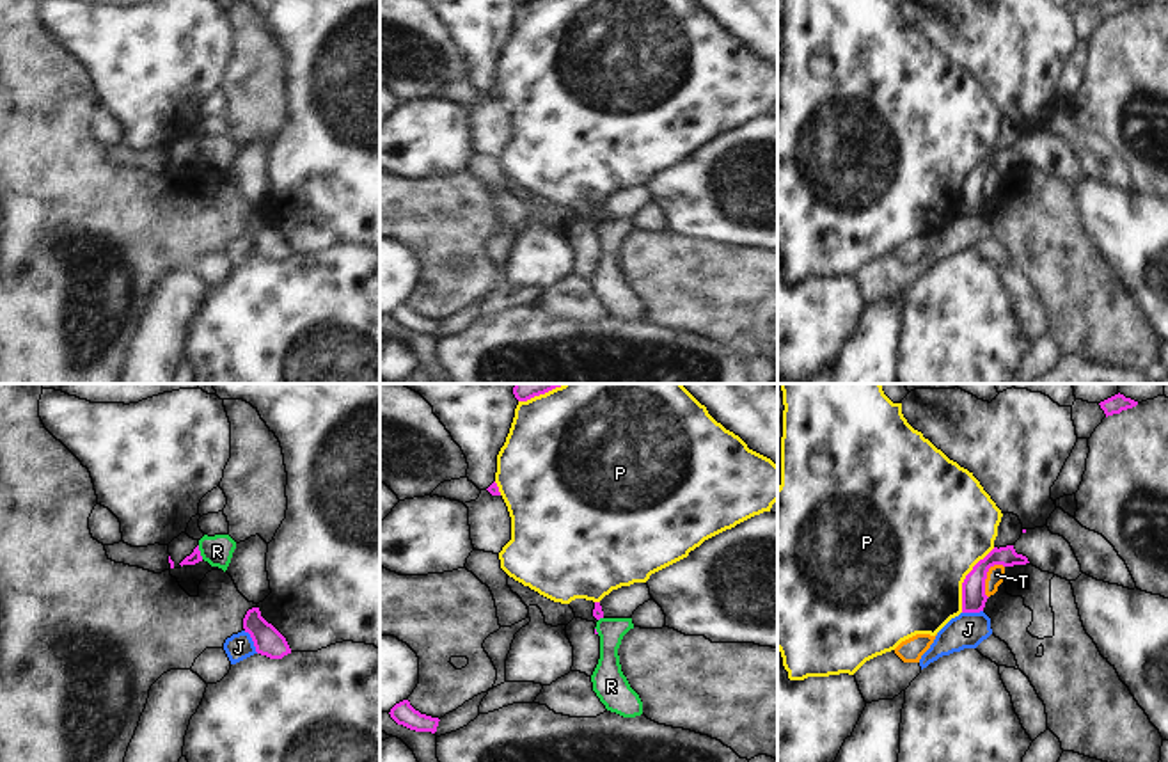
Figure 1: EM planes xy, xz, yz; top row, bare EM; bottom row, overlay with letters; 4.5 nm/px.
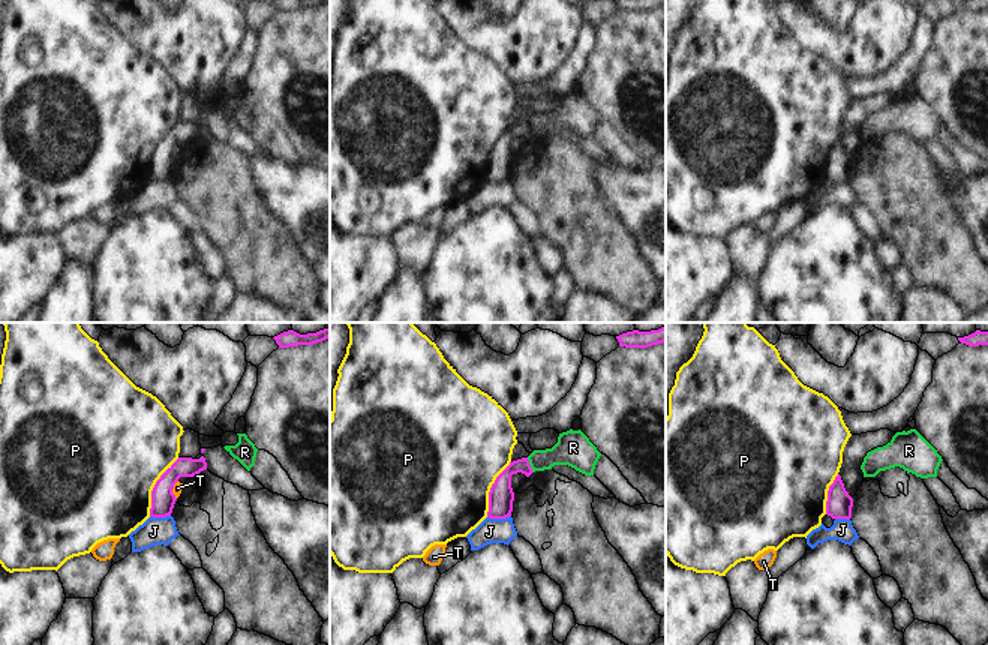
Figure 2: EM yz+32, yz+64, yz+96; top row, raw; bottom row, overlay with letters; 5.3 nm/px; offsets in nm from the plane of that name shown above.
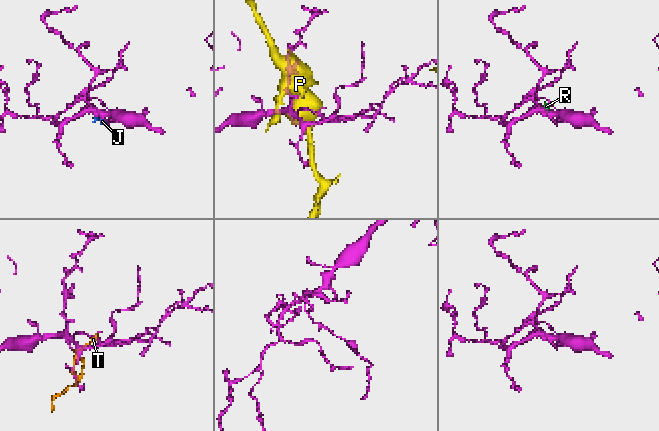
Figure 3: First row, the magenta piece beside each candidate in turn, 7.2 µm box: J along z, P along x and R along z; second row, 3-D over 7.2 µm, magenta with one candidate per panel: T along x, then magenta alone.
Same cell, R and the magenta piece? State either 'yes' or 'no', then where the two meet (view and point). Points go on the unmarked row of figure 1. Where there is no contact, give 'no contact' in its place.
no | xy (199, 155)

